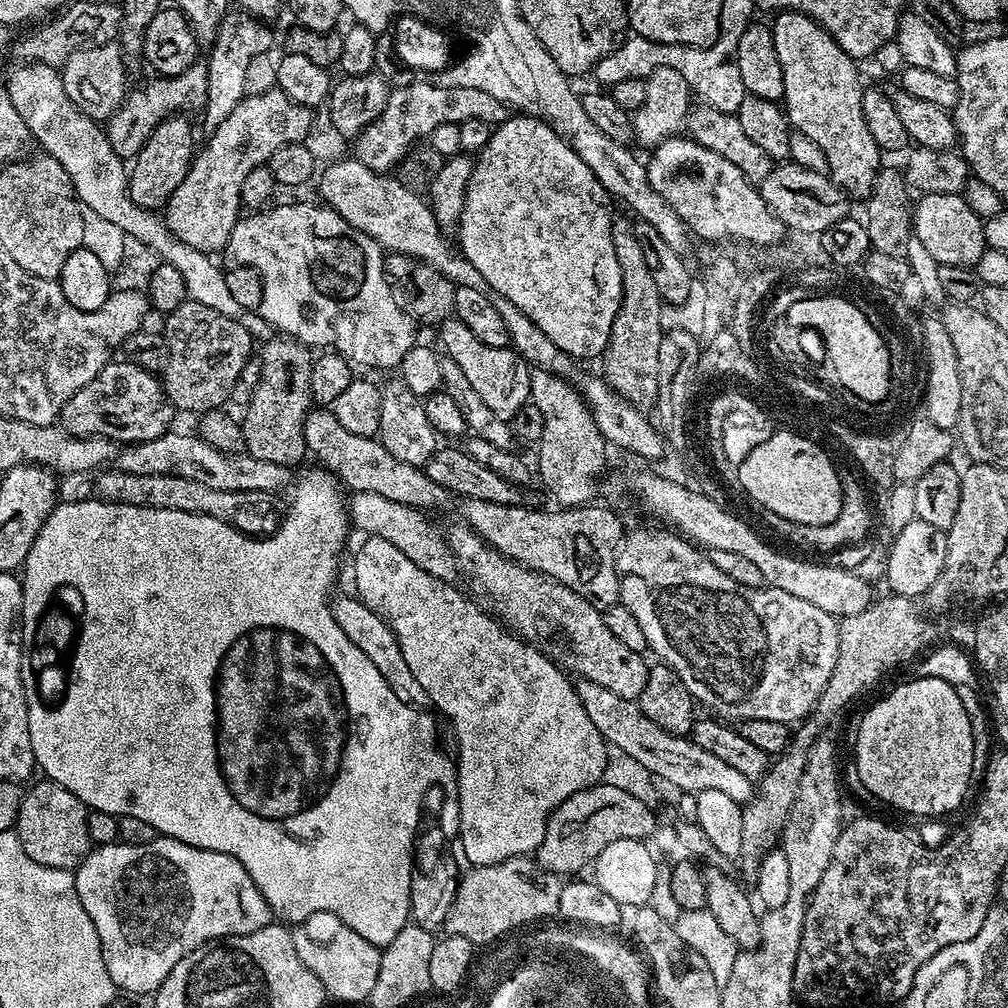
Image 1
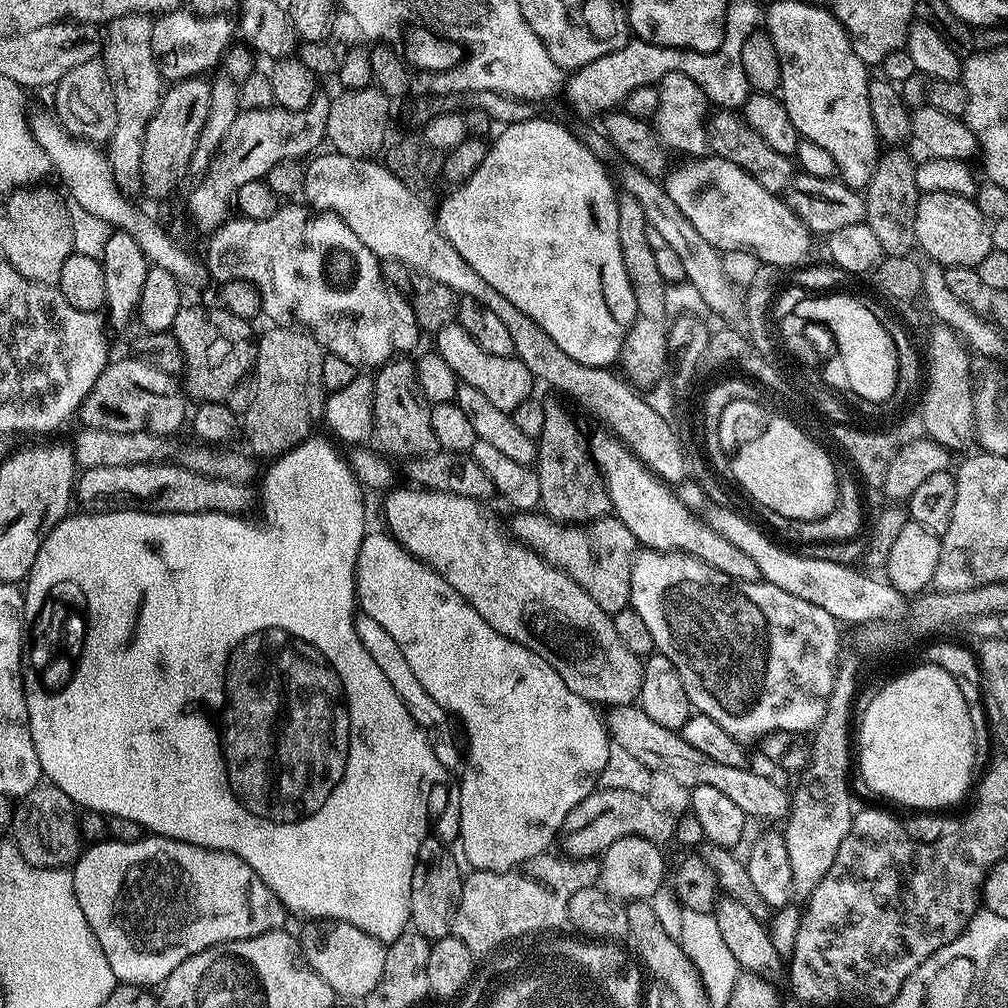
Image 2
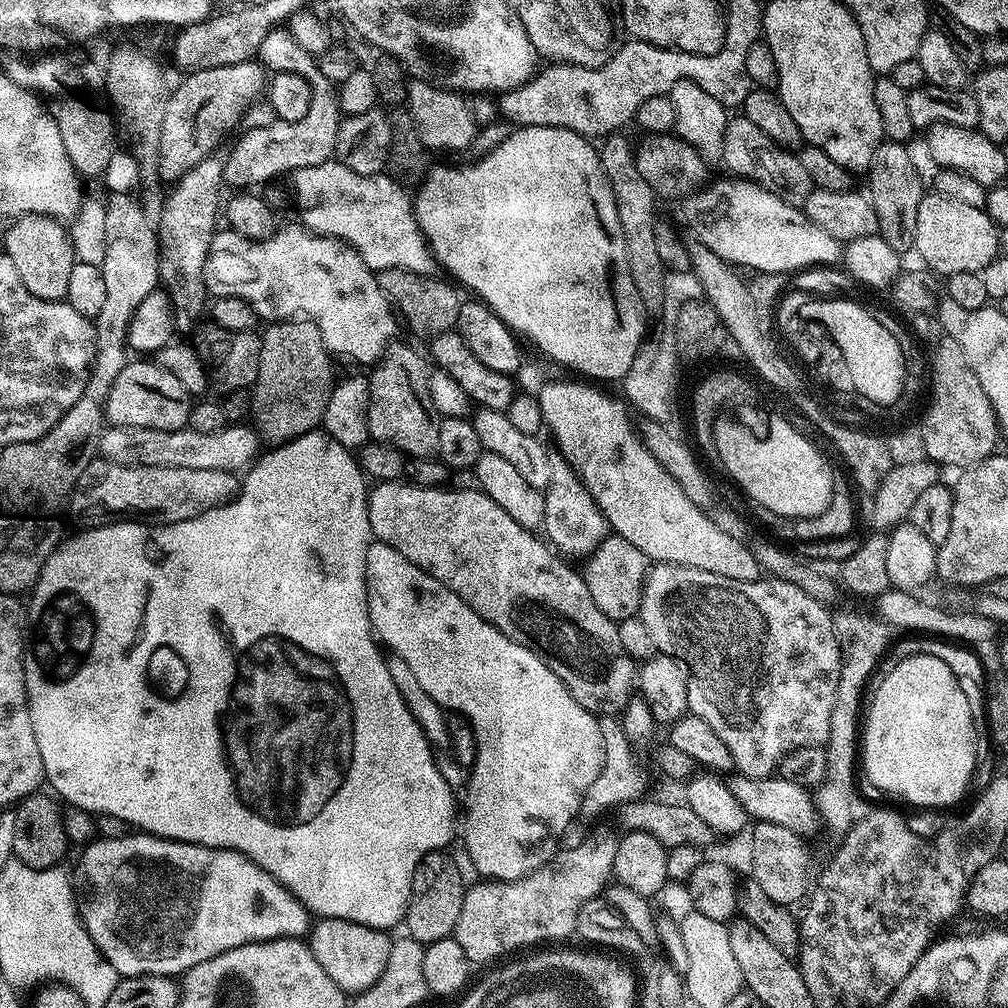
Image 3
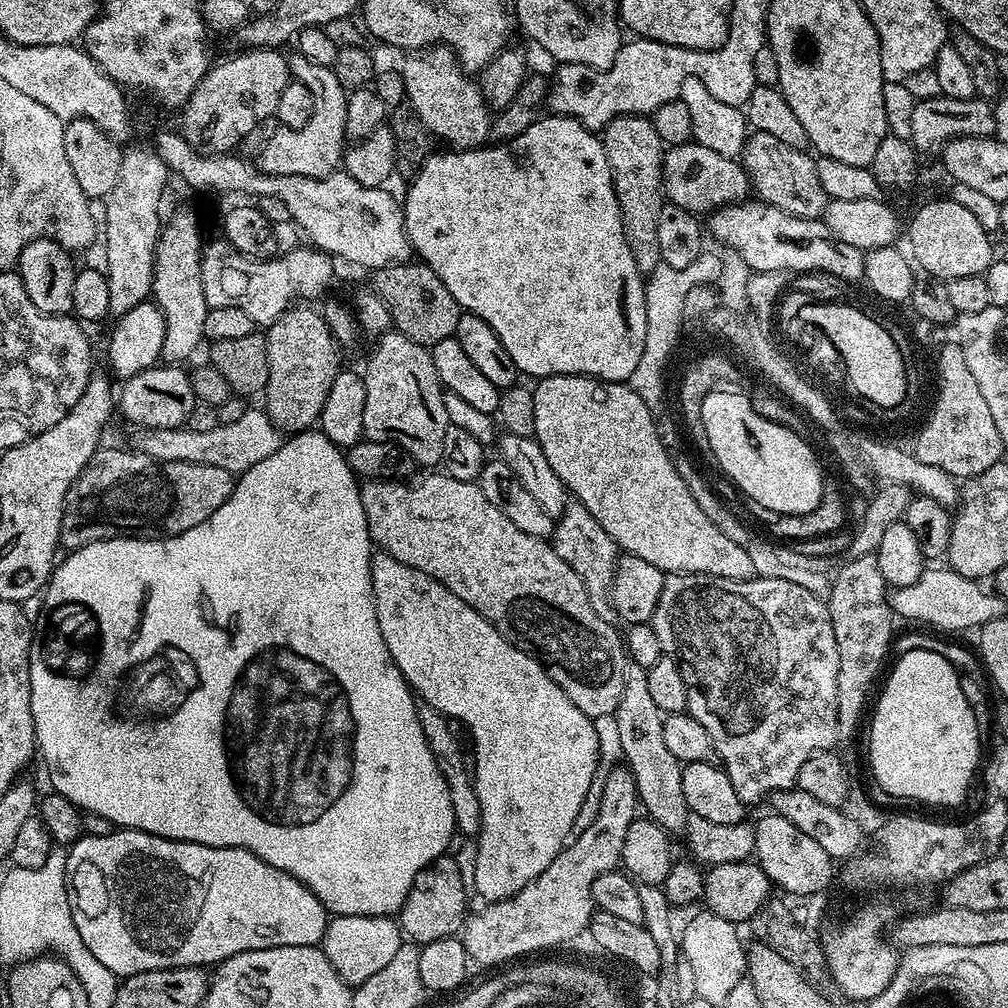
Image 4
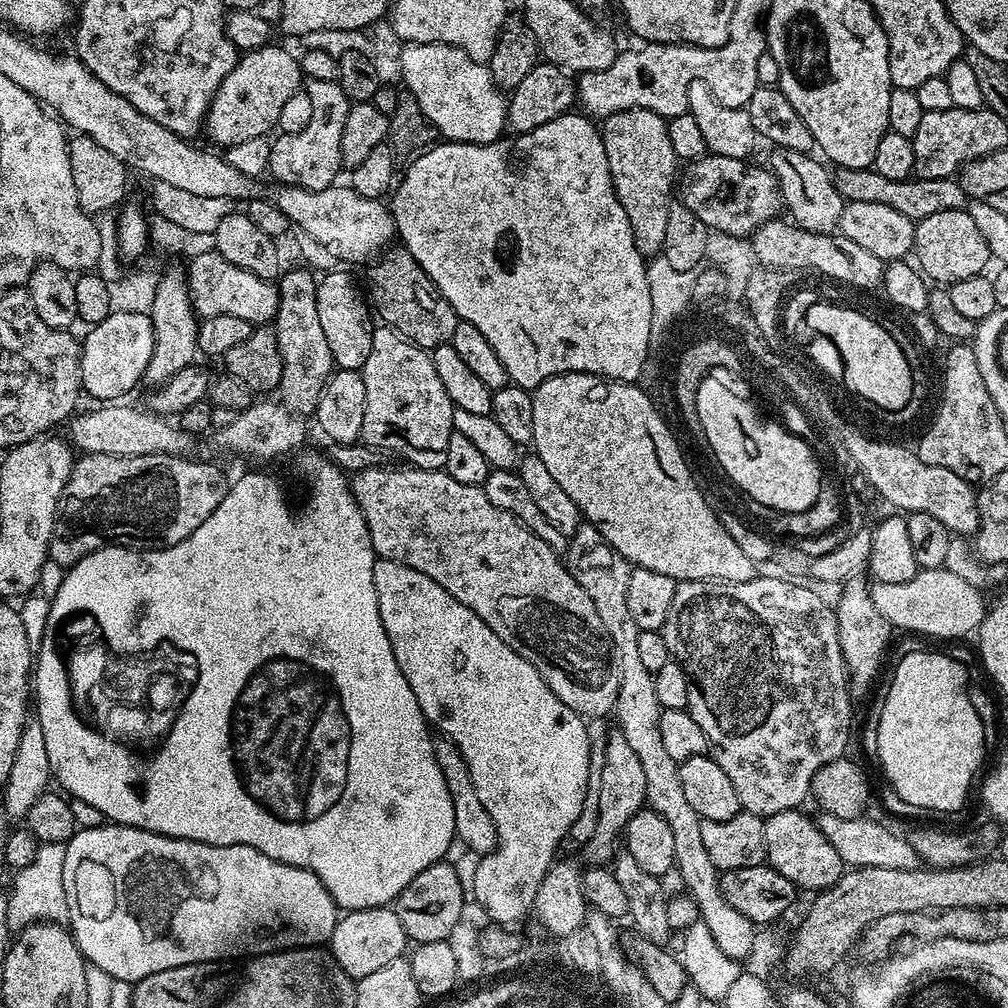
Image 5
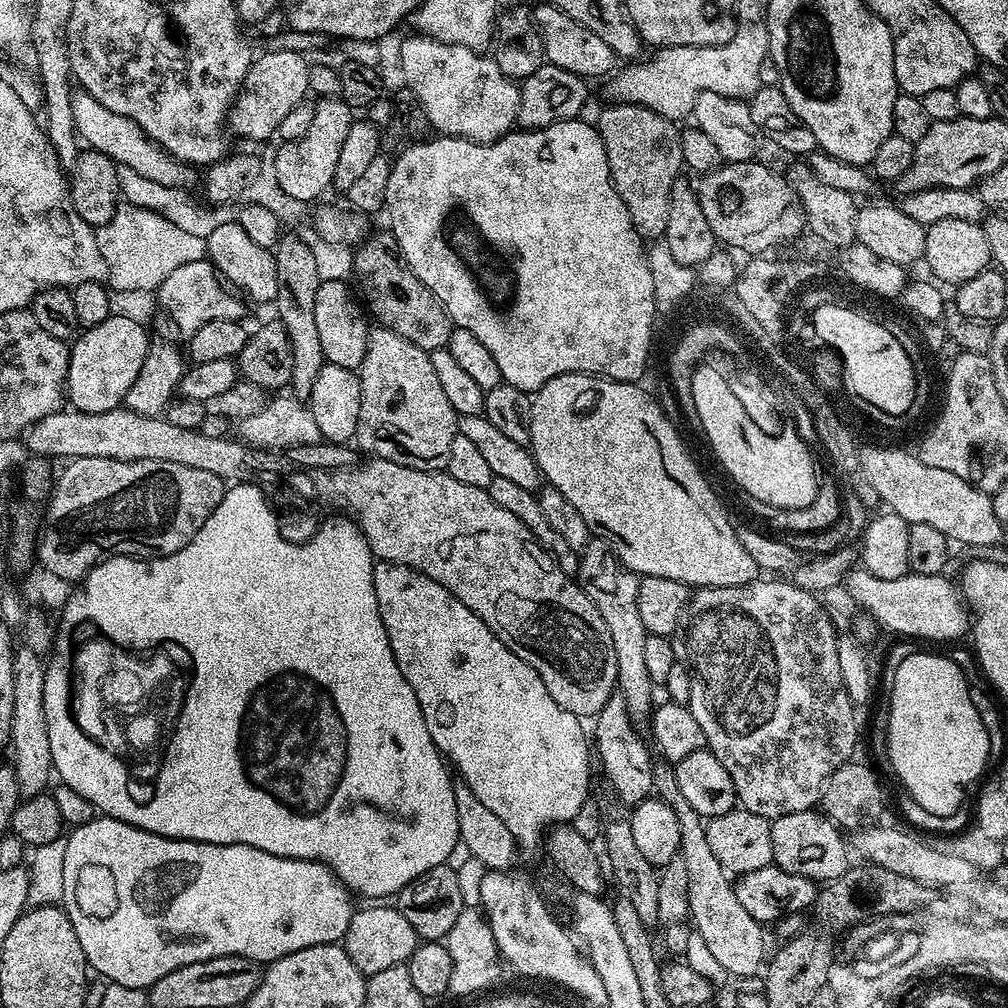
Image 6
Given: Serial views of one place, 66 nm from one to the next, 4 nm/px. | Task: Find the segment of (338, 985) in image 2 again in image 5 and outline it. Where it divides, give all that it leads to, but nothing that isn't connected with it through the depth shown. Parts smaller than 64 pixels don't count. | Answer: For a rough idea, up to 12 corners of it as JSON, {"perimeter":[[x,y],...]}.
{"perimeter":[[395,907],[348,910],[330,955],[358,981],[409,944]]}

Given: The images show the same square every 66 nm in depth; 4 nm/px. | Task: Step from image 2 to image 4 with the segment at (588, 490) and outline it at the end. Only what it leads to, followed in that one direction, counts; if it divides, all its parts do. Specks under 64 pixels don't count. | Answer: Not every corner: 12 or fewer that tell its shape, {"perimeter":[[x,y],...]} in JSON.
{"perimeter":[[570,502],[552,549],[582,578],[594,614],[615,625],[616,543]]}

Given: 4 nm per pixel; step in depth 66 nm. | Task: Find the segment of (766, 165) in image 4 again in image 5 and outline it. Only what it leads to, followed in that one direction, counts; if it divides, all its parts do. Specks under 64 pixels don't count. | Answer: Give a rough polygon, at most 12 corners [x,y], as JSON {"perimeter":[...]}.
{"perimeter":[[773,147],[766,164],[791,223],[835,233],[846,201],[807,152]]}

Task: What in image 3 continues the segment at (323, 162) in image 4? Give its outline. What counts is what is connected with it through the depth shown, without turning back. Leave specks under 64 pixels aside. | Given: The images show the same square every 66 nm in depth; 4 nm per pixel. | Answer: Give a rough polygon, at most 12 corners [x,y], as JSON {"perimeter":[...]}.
{"perimeter":[[281,26],[258,53],[310,82],[298,122],[273,119],[224,160],[225,185],[263,186],[336,155],[342,111],[317,57]]}

